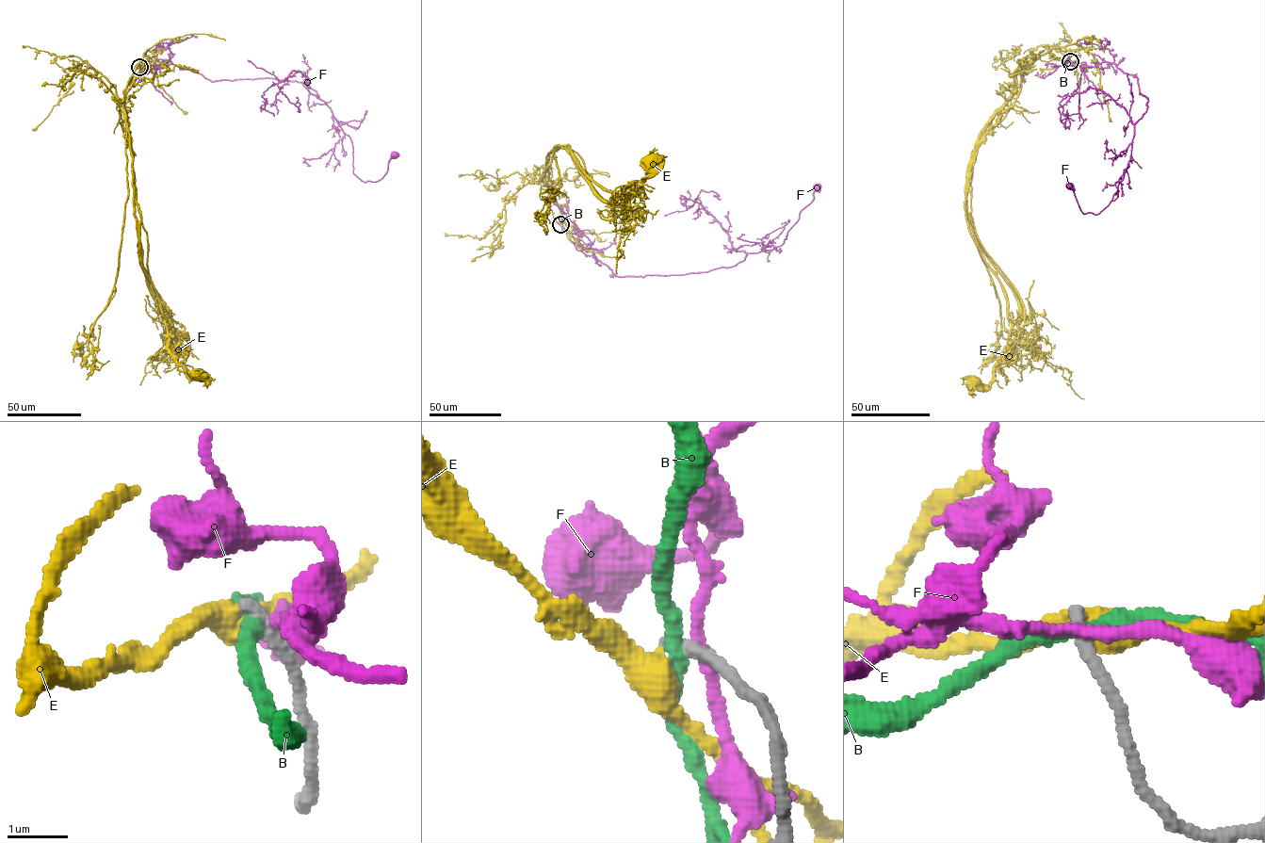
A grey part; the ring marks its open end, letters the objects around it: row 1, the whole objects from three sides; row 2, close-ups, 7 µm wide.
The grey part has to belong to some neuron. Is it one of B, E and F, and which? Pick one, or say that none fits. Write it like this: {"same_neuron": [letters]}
{"same_neuron": []}

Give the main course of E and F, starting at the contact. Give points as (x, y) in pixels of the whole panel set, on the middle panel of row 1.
E: (561, 224), (550, 208), (546, 186), (552, 186), (541, 180), (557, 146), (617, 196), (648, 176), (655, 159)
F: (561, 224), (565, 218), (573, 221), (593, 255), (617, 276), (699, 273), (782, 245), (818, 187)

